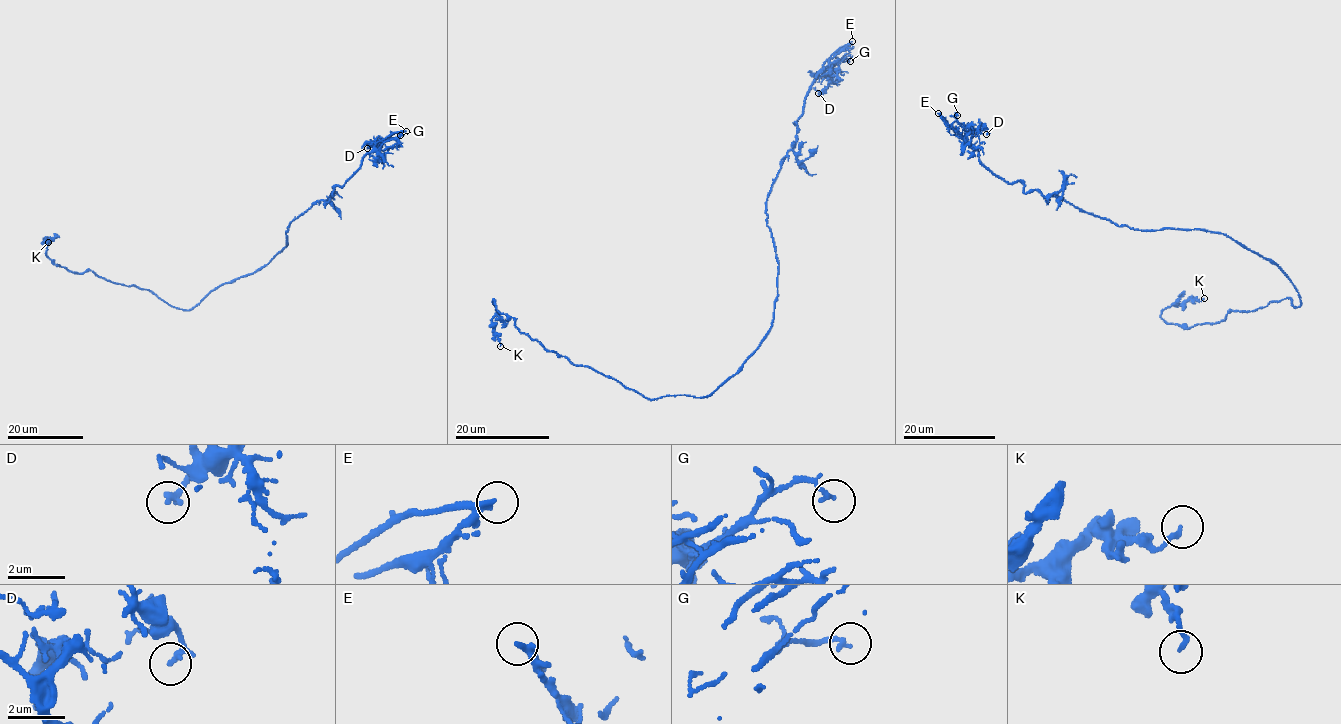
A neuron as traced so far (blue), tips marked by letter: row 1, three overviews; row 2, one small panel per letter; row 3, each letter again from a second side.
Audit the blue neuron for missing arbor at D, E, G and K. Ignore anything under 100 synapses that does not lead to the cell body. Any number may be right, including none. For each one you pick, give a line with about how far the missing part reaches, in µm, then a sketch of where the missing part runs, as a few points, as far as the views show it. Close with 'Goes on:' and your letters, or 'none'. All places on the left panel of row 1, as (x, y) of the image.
E: 70 µm | (406, 131), (413, 131), (421, 126), (421, 115), (413, 105), (402, 78), (354, 30)
Goes on: E

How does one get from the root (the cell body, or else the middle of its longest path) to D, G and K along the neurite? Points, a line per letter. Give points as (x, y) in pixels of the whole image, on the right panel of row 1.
D: (1247, 248), (1217, 232), (1117, 226), (1025, 193), (966, 142), (980, 126), (986, 134)
G: (1247, 248), (1217, 232), (1117, 226), (1059, 197), (1025, 193), (1021, 182), (1008, 183), (985, 168), (957, 115)
K: (1247, 248), (1285, 273), (1300, 306), (1287, 298), (1185, 329), (1161, 317), (1167, 307), (1204, 298)

